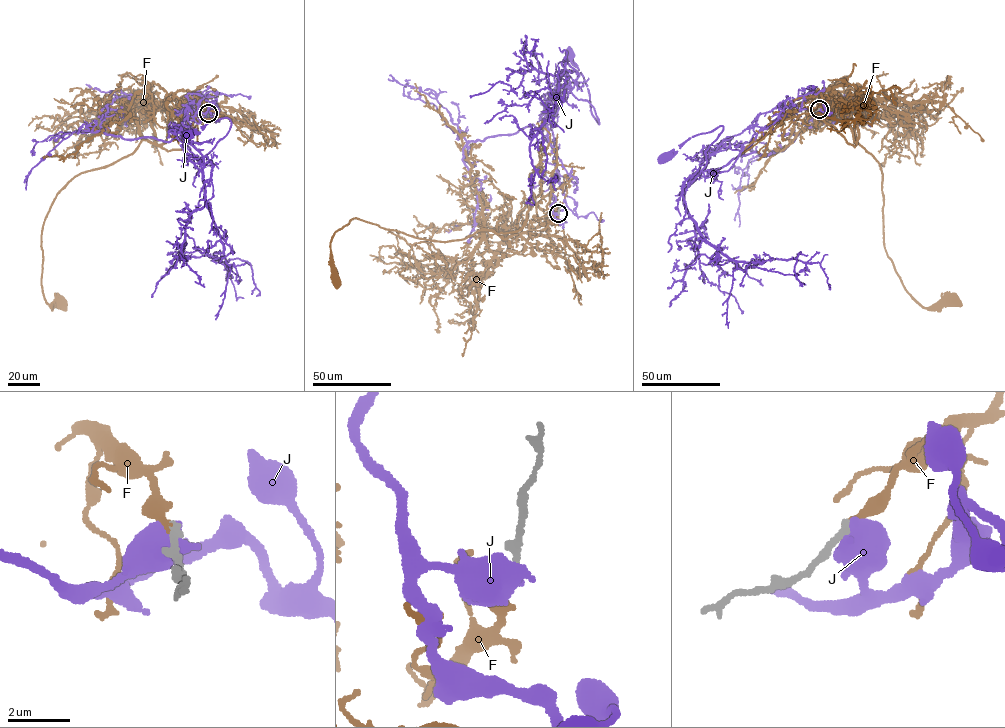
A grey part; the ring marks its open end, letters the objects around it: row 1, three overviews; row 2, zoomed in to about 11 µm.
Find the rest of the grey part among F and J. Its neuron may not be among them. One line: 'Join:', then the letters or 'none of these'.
Join: F

